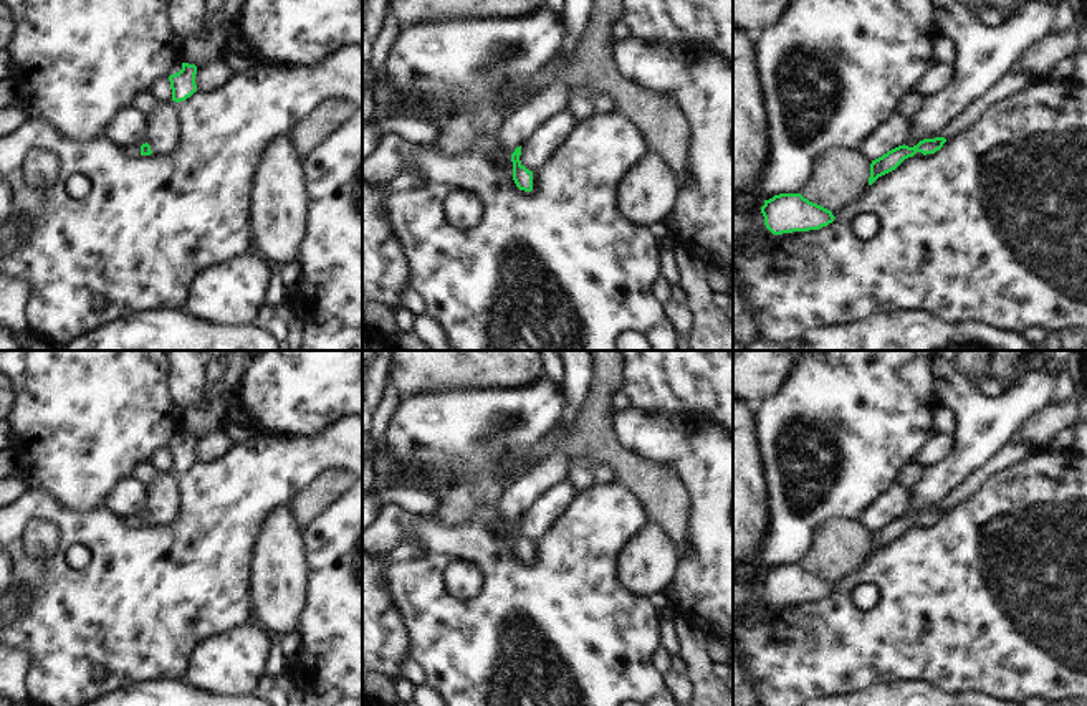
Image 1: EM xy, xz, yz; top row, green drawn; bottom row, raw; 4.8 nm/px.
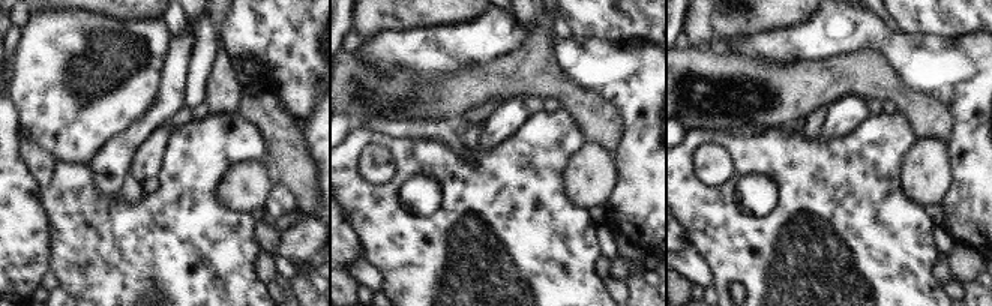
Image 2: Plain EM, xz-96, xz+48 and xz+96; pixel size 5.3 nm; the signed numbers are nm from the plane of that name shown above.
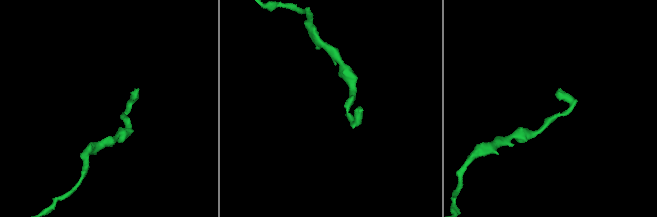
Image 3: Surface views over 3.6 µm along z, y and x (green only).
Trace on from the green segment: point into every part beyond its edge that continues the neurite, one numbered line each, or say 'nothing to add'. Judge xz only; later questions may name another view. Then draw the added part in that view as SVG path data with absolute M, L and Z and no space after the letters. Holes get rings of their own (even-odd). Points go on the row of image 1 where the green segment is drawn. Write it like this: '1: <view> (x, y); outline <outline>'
1: xz (487, 143); outline M498 129L481 131L468 141L468 150L476 150L493 160L501 170L513 167L511 154L500 144Z

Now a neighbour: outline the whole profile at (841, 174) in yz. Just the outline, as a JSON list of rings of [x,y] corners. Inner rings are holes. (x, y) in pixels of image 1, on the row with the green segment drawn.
[[[832,147],[817,159],[801,195],[836,217],[869,188],[870,164],[859,147]]]

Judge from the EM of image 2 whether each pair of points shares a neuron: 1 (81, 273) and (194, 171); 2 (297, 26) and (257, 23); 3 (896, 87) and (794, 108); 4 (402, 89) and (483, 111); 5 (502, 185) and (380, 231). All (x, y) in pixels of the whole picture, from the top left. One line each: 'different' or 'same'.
1: same
2: same
3: same
4: different
5: same

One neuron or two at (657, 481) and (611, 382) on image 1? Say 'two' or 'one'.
one

